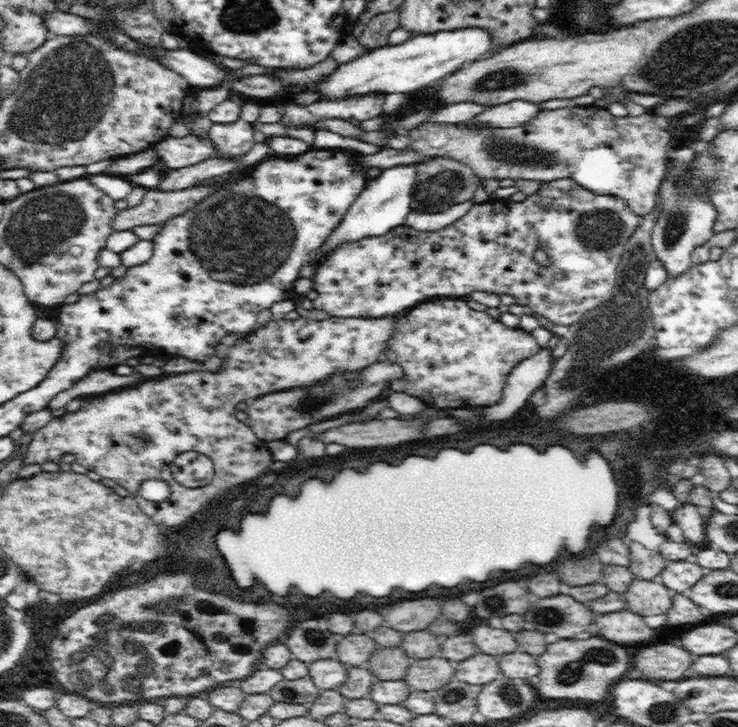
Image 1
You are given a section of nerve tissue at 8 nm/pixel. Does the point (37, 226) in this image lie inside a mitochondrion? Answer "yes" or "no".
yes

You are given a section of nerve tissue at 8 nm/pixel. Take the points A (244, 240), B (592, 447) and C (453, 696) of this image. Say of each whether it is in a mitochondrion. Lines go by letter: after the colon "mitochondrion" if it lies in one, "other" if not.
A: mitochondrion
B: other
C: mitochondrion

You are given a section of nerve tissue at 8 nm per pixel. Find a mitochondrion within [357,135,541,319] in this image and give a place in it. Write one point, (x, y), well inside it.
(431, 194)

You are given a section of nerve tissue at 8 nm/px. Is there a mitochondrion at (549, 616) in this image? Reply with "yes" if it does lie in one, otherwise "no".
yes

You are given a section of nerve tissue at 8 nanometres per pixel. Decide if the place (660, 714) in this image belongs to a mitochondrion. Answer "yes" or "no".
yes

